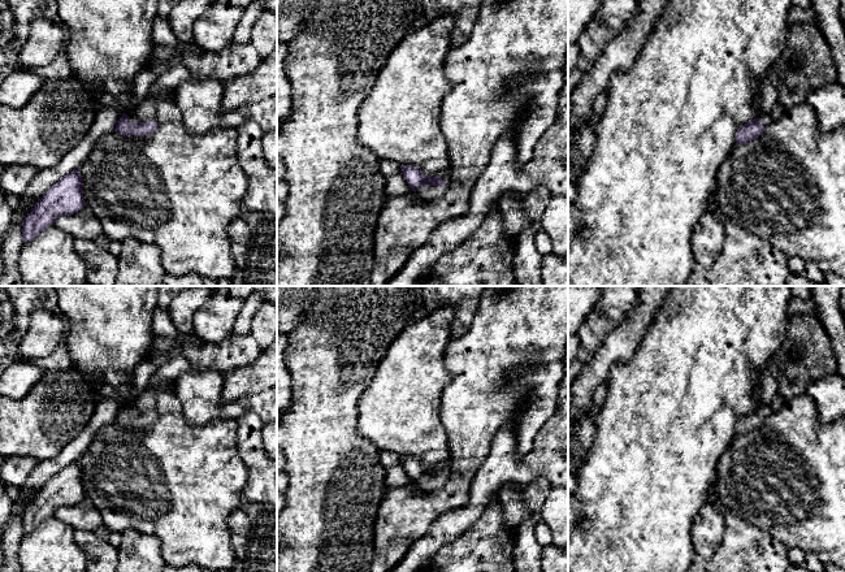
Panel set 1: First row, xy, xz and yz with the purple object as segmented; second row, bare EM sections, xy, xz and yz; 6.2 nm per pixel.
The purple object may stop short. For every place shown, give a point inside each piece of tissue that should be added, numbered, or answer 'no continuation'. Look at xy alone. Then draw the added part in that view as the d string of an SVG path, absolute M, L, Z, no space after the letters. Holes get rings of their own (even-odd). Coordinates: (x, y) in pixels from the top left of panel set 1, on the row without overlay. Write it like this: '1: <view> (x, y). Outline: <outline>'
1: xy (144, 403). Outline: M160 382L156 387L148 385L127 408L131 413L152 413L156 411L156 394L173 391L173 387L174 382Z

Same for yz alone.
1: yz (765, 410). Outline: M763 402L759 403L757 410L764 419L768 417L774 412L772 407Z

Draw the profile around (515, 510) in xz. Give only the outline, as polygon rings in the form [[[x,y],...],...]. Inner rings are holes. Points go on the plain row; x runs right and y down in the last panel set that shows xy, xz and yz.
[[[514,485],[504,486],[497,500],[502,504],[503,524],[507,528],[517,529],[525,519],[533,517],[523,490],[516,489]]]

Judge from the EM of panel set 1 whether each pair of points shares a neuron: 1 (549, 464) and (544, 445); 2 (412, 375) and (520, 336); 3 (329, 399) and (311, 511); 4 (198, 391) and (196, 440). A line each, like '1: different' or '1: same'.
1: same
2: different
3: same
4: different

